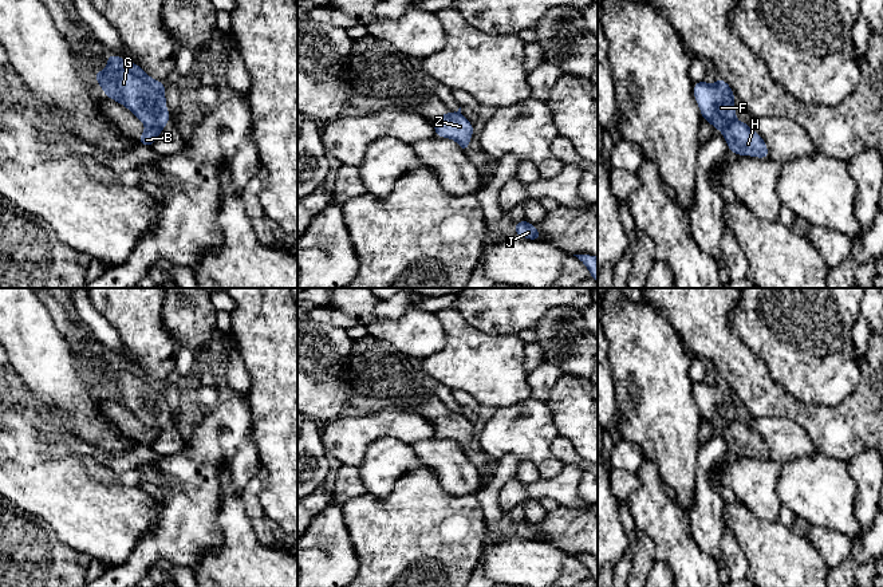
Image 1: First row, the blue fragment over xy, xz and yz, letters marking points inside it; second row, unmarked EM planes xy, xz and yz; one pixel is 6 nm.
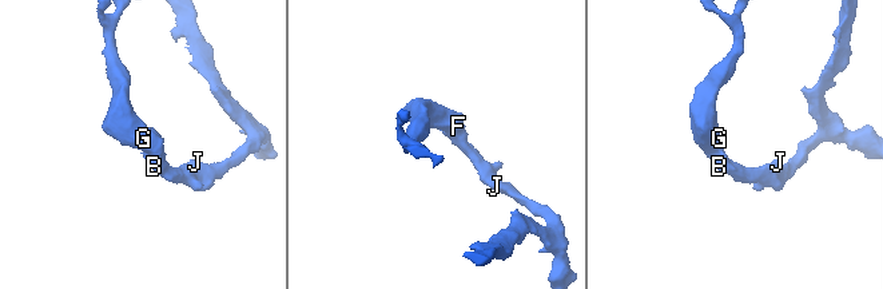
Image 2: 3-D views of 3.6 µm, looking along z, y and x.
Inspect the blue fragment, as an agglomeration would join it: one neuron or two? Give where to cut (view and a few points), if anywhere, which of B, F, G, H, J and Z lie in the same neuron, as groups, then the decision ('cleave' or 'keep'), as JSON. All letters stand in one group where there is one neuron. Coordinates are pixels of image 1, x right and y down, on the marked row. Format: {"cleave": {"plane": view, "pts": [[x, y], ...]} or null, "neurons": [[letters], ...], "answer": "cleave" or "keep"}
{"cleave": {"plane": "yz", "pts": [[734, 119], [721, 130]]}, "neurons": [["B", "H", "J", "Z"], ["F", "G"]], "answer": "cleave"}

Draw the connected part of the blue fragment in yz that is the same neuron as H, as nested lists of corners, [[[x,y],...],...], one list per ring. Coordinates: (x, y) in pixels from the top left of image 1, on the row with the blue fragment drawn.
[[[732,121],[722,130],[722,135],[728,143],[729,151],[737,155],[769,158],[769,150],[762,137],[754,133],[748,123]]]

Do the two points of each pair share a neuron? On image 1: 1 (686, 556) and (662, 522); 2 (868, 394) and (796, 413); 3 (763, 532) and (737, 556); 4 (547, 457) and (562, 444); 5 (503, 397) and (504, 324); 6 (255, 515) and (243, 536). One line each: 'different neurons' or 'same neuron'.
1: same neuron
2: same neuron
3: different neurons
4: different neurons
5: different neurons
6: different neurons

